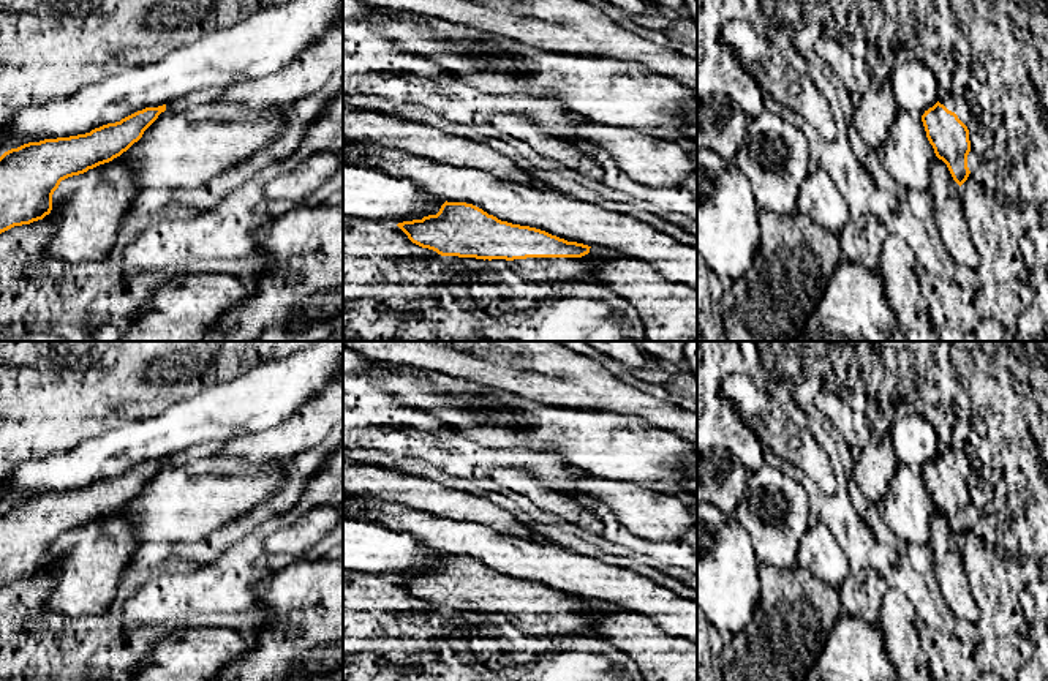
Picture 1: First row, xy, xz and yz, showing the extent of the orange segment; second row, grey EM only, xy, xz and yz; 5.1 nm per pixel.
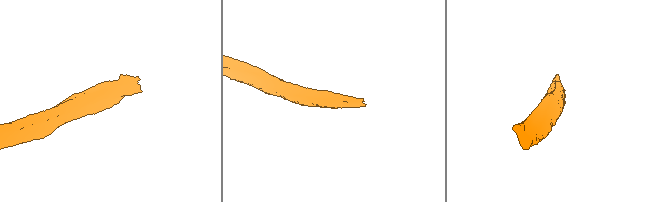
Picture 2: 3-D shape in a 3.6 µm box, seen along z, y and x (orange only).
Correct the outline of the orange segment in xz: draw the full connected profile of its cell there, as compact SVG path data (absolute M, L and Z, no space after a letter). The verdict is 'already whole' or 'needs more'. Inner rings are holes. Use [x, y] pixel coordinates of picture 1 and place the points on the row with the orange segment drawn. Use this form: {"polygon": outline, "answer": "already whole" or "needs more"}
{"polygon": "M444 202L436 215L397 224L408 239L441 256L506 259L526 283L593 278L588 245L512 224L466 202Z", "answer": "needs more"}

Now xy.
{"polygon": "M166 104L145 107L85 134L5 152L0 156L0 234L43 220L52 210L52 194L62 180L120 156L164 111Z", "answer": "already whole"}

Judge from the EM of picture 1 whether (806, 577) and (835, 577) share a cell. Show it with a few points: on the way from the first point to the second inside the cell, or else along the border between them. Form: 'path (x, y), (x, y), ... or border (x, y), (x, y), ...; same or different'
border (797, 564), (836, 590); different

